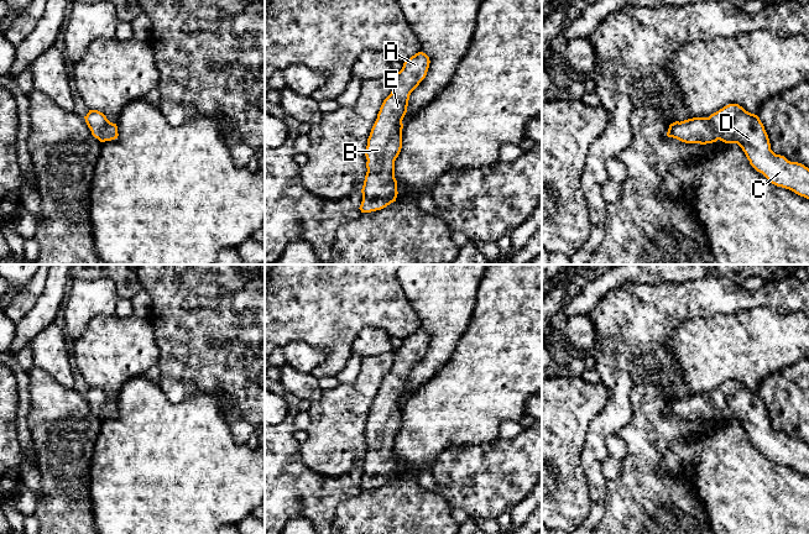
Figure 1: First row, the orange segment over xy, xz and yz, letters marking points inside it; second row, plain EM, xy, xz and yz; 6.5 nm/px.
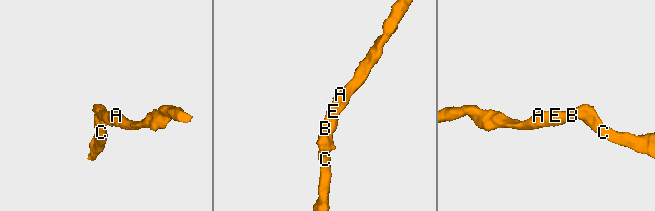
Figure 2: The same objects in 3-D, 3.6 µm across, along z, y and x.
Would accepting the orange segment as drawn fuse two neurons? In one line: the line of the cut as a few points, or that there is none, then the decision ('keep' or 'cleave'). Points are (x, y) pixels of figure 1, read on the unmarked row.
cut none; keep

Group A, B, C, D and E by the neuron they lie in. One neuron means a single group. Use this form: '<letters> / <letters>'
A B C D E

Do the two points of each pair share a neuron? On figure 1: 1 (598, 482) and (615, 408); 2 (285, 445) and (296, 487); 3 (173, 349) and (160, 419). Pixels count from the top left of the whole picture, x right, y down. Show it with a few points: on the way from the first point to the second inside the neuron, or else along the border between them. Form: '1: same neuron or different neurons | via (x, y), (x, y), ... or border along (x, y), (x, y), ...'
1: same neuron | via (594, 464), (595, 438), (604, 427)
2: same neuron | via (285, 455), (286, 477)
3: different neurons | border along (158, 385), (172, 402), (182, 402), (193, 394)

